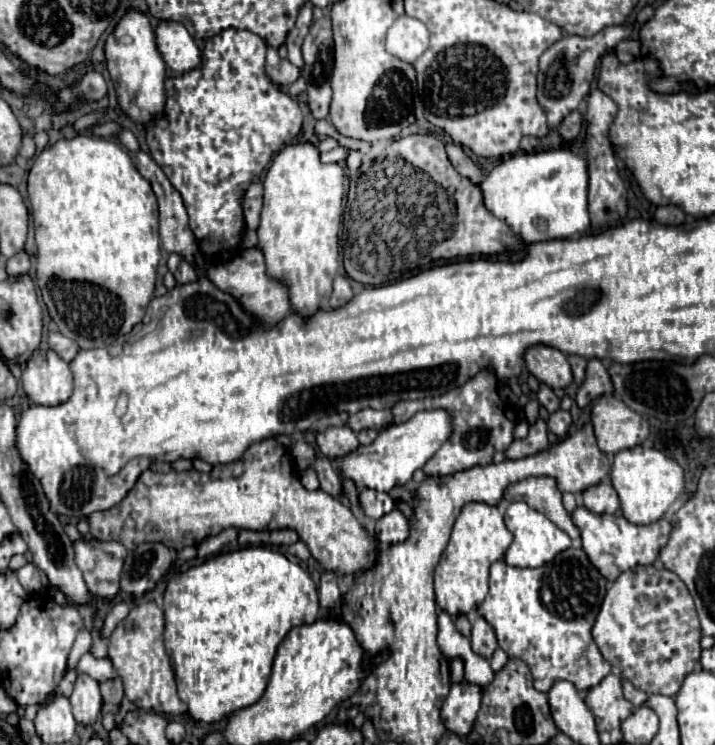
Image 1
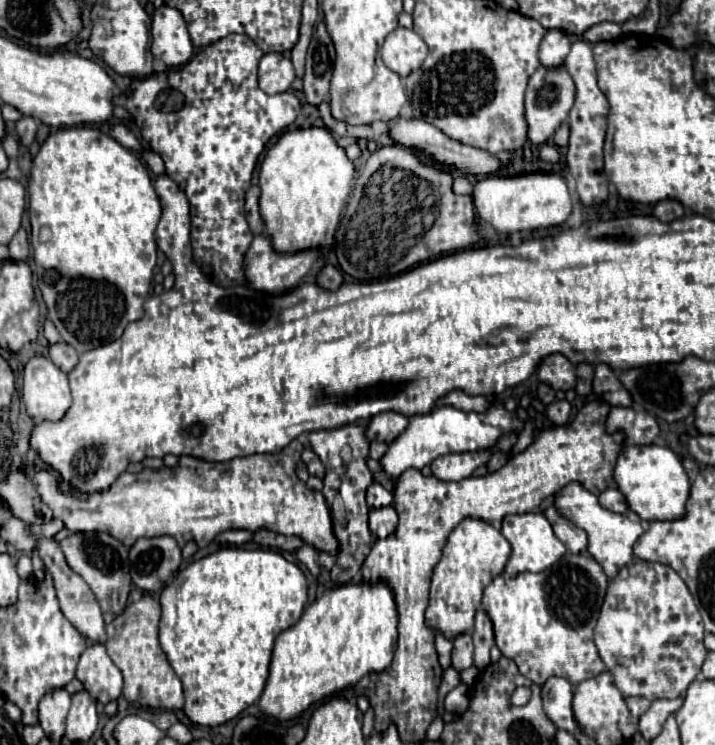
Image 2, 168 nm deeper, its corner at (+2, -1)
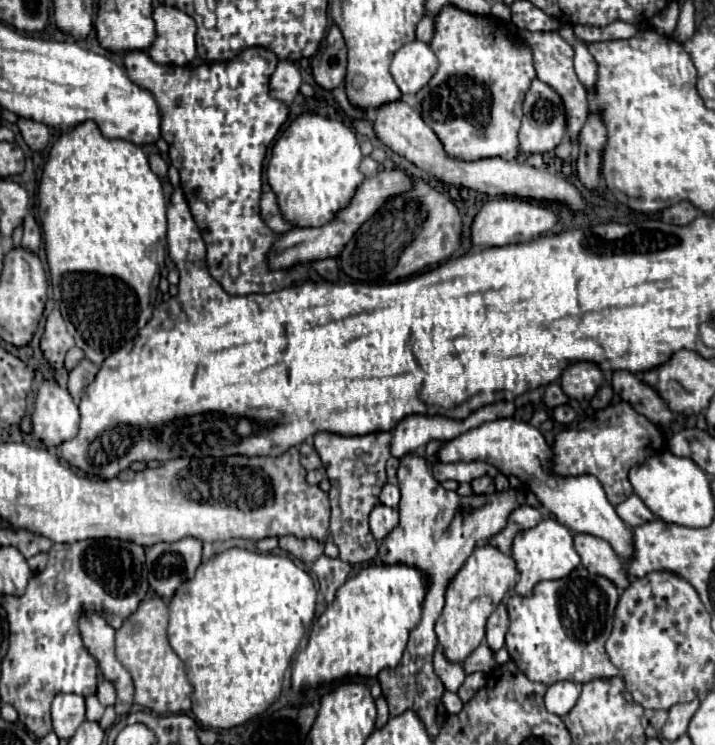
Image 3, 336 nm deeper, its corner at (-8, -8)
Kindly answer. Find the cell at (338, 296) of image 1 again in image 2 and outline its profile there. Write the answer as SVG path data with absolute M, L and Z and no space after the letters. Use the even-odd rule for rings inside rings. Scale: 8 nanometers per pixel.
M326 264L326 266L318 272L316 282L318 282L322 288L326 288L326 290L336 290L336 288L340 288L340 284L342 284L342 274L340 274L340 270L336 270L332 264Z

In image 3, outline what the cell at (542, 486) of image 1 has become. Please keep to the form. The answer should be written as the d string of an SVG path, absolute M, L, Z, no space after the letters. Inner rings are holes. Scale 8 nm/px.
M576 533L574 535L574 549L578 551L582 565L590 573L608 577L620 589L624 589L628 585L622 561L614 555L612 547L604 539L598 539L598 537L586 535L586 533Z

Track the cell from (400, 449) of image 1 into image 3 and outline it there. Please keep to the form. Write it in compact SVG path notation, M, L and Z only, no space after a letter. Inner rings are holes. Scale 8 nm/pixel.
M496 419L482 423L448 443L444 443L436 459L440 463L454 463L454 461L484 461L494 465L504 475L516 475L520 481L526 481L538 501L556 515L558 523L566 525L566 529L574 533L588 533L608 541L614 553L620 557L622 565L628 567L634 559L634 533L616 513L616 509L608 503L602 485L594 475L580 475L580 477L556 477L550 473L550 457L552 451L546 445L542 433L532 427L530 423L516 421L516 419Z

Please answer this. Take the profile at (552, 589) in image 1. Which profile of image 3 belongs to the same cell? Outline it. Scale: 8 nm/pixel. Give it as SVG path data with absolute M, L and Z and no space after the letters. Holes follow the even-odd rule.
M584 567L574 573L554 579L540 581L534 593L528 597L512 595L506 601L508 607L508 633L505 647L510 659L530 677L544 685L554 681L574 681L584 685L598 677L614 677L618 669L612 665L604 643L612 631L614 609L618 603L616 585L600 575L590 575Z

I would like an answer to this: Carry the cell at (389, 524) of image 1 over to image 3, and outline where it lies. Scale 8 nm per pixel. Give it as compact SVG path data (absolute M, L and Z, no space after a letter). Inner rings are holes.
M376 505L370 513L370 529L376 541L380 543L384 537L392 533L392 529L398 525L398 511L390 509L386 505Z

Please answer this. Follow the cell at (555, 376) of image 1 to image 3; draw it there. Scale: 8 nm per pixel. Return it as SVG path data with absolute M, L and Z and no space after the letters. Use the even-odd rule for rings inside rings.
M578 361L578 363L572 363L564 369L562 377L560 377L560 385L562 385L562 391L572 397L572 399L590 399L594 397L596 389L604 383L604 377L602 377L602 371L598 369L598 365L594 363L586 363L586 361Z

